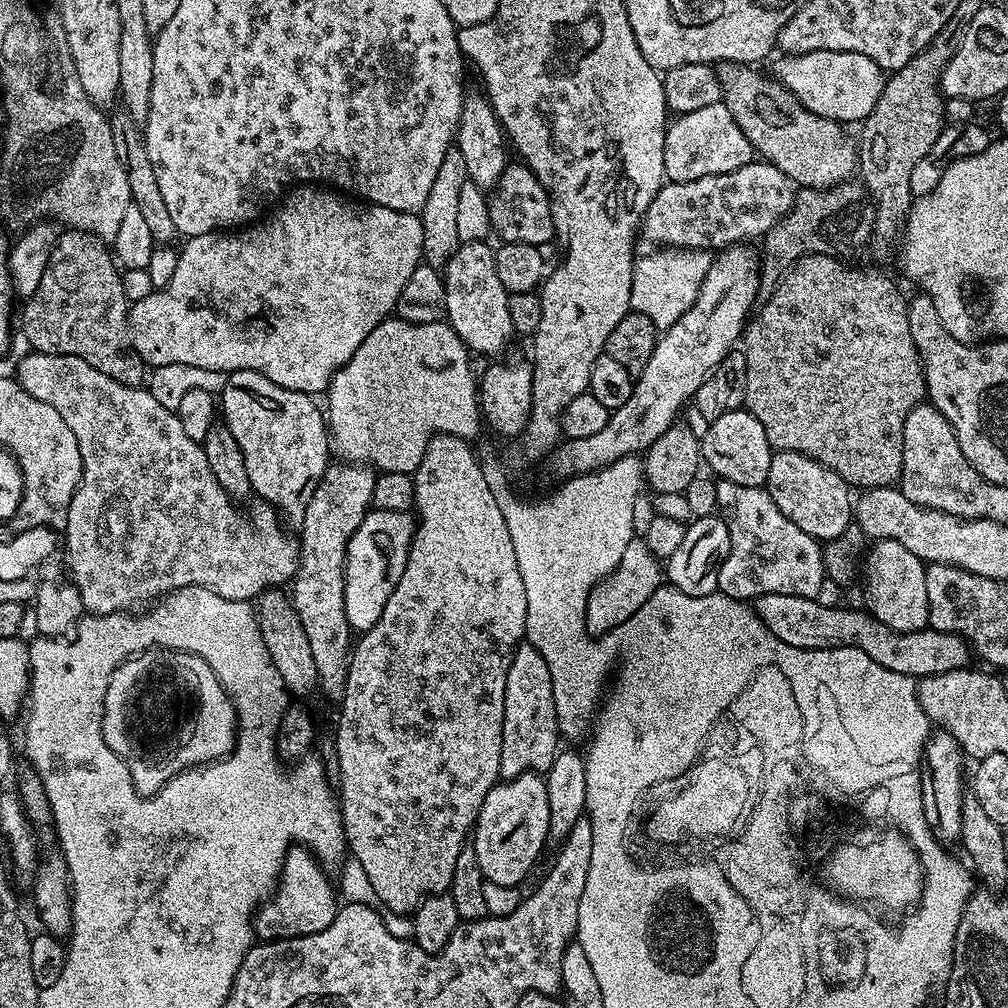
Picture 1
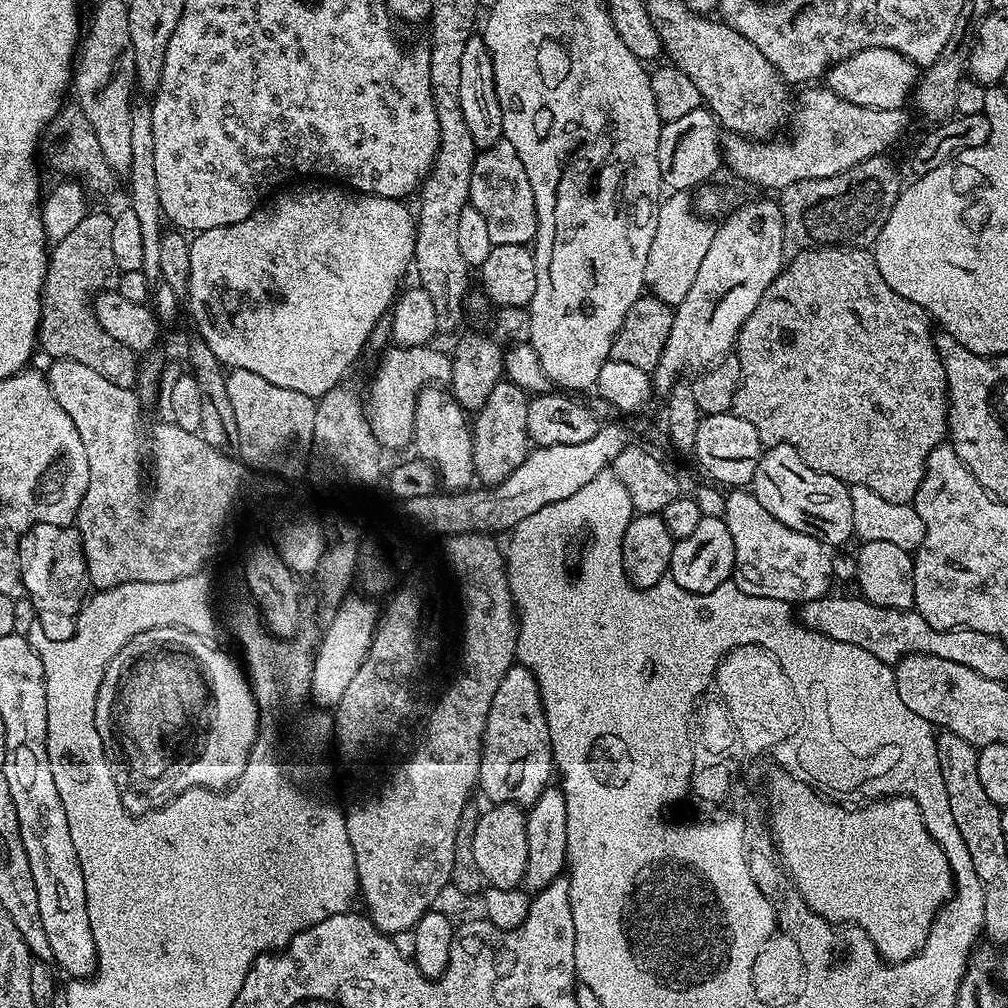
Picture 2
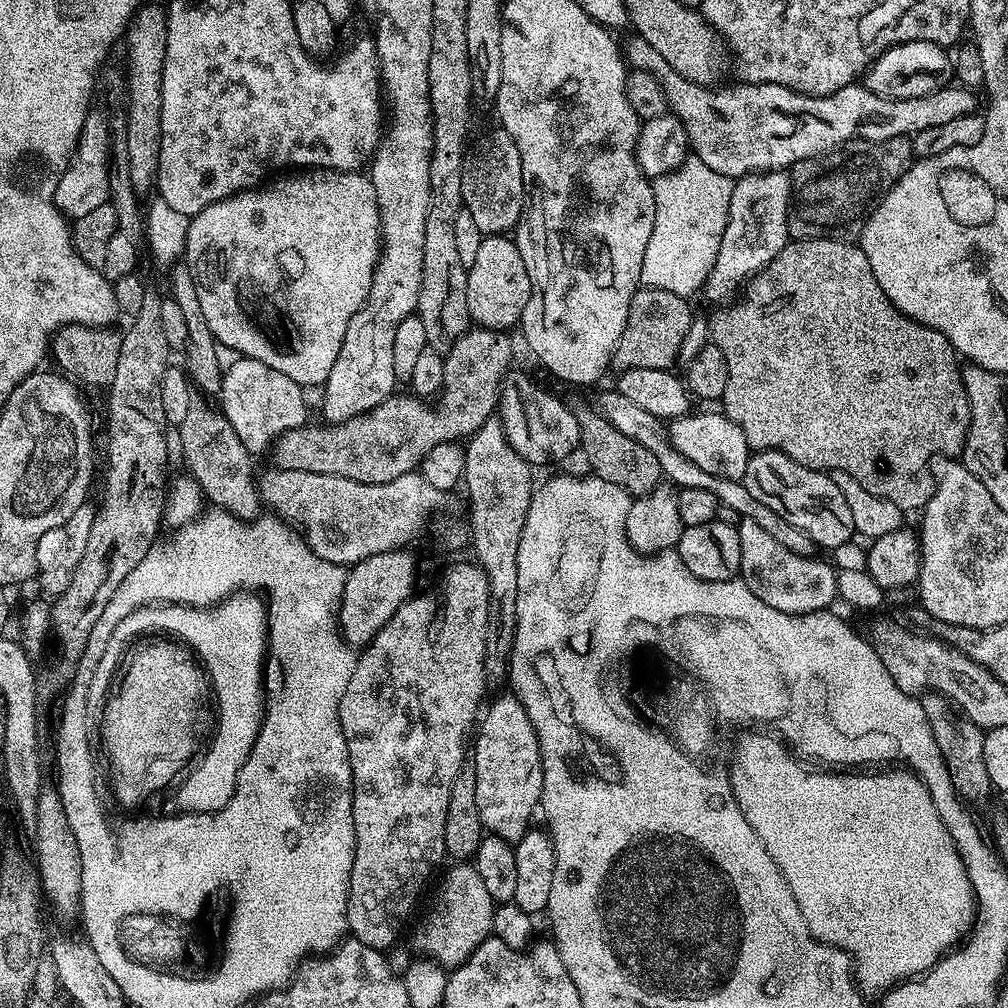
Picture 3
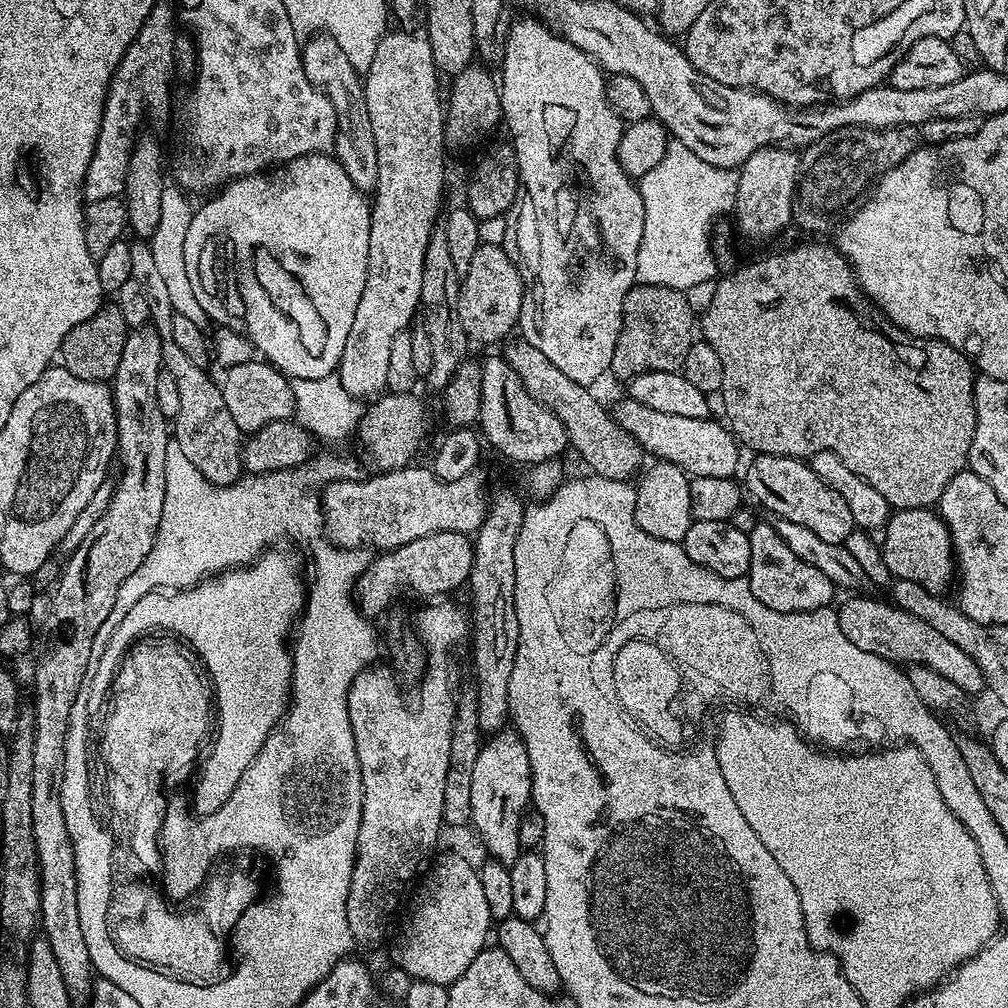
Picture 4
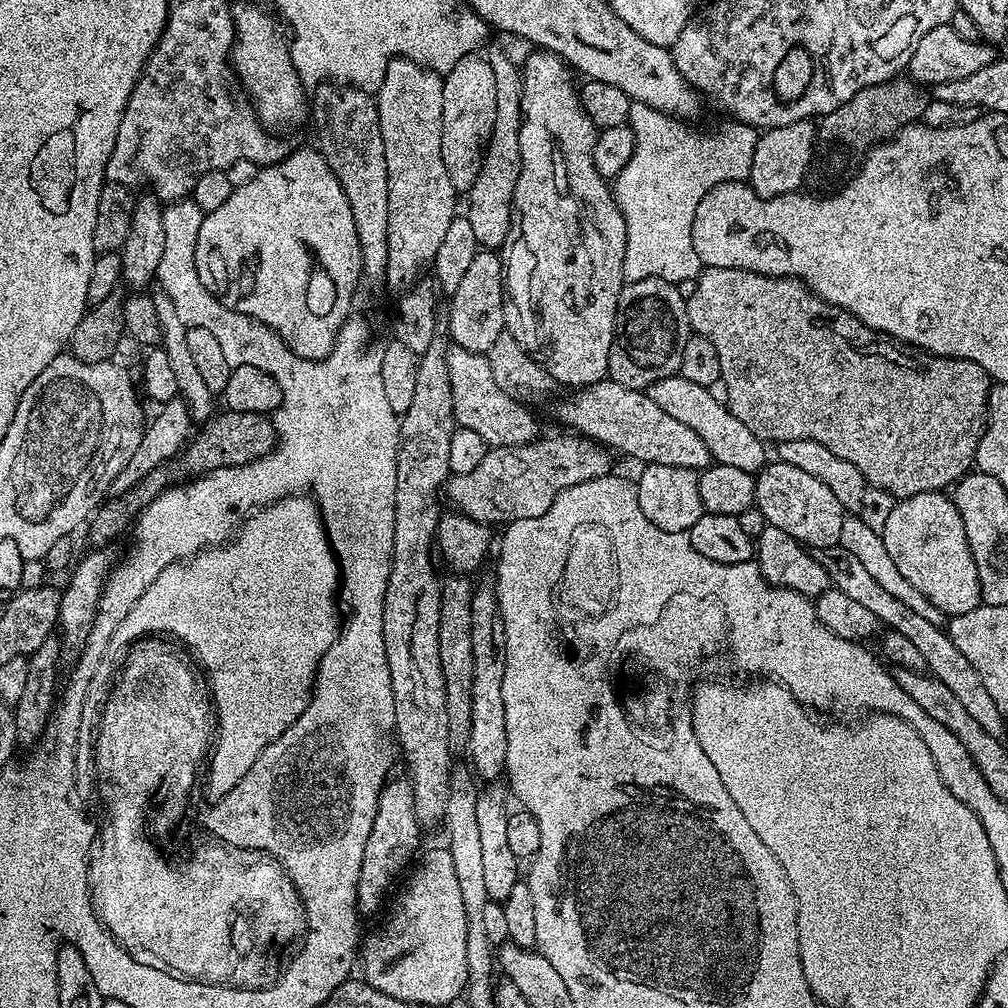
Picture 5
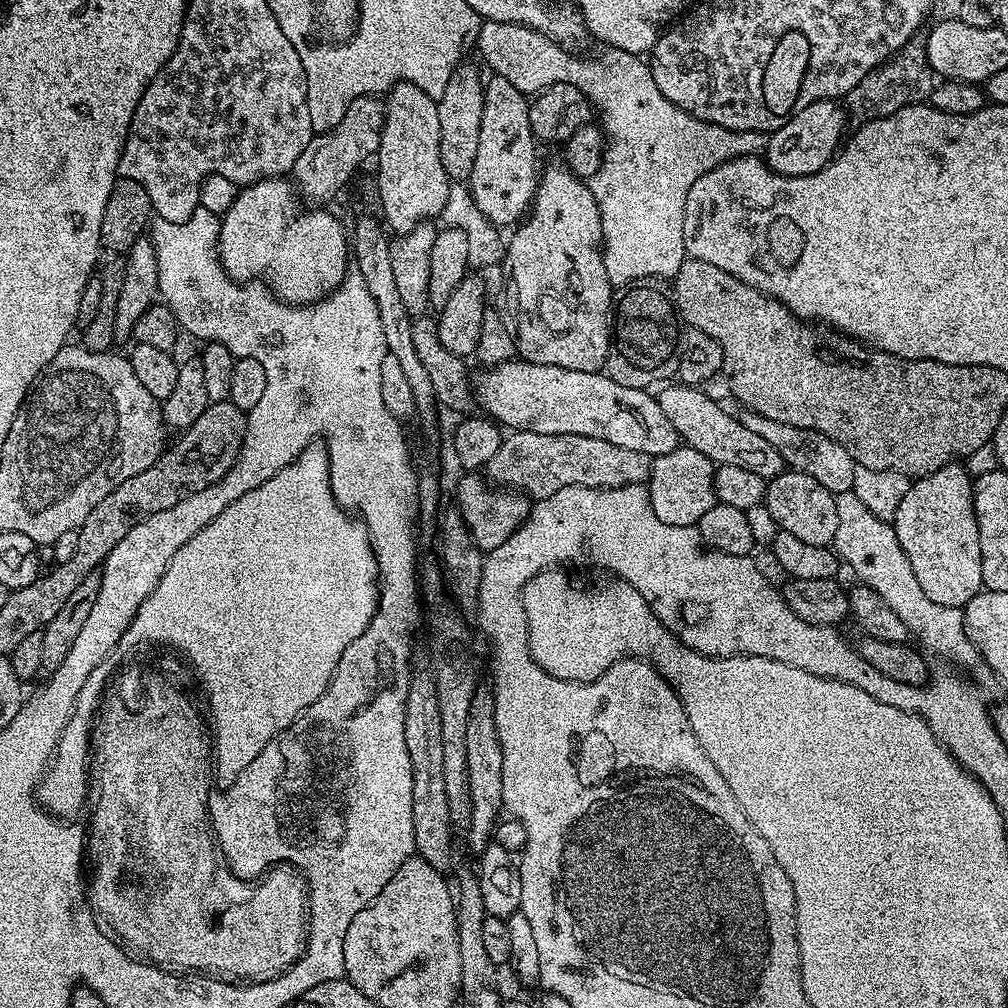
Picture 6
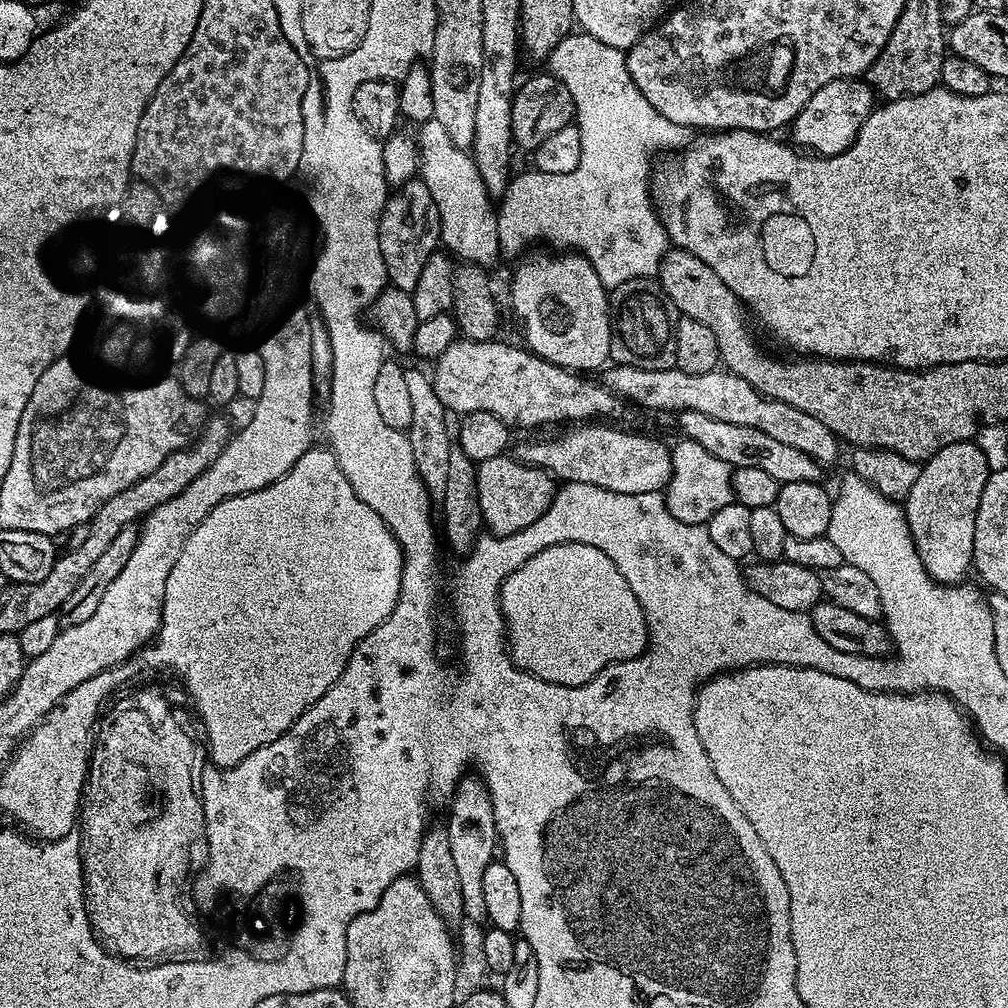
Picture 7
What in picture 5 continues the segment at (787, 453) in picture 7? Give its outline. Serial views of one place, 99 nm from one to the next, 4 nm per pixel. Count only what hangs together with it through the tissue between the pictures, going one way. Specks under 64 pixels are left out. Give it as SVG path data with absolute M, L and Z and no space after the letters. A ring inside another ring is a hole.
M677 374L654 382L646 391L654 406L659 406L665 414L670 414L670 418L690 426L690 430L694 430L694 434L698 434L698 438L706 442L706 450L715 463L735 466L737 470L753 474L764 467L765 441L758 439L750 426L738 422L727 403L721 397L719 400L712 388L703 388L698 386L698 382L690 382L690 378Z

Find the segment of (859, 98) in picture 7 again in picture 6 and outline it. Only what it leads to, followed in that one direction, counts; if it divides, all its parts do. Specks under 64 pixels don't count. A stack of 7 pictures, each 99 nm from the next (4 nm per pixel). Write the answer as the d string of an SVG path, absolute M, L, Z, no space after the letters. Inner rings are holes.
M819 100L810 102L806 110L798 110L786 126L782 126L777 132L768 136L766 149L766 163L783 176L805 176L822 170L828 161L837 155L844 136L844 120L846 112L839 108L836 100ZM844 136L844 137L843 137ZM841 139L841 140L840 140Z

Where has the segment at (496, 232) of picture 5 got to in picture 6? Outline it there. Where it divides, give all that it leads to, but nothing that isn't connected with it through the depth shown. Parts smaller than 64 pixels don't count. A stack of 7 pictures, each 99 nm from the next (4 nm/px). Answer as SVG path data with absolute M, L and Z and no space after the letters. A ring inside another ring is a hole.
M491 75L485 83L484 104L476 160L468 187L480 212L498 228L515 225L531 207L539 184L538 142L530 126L531 103L511 82Z

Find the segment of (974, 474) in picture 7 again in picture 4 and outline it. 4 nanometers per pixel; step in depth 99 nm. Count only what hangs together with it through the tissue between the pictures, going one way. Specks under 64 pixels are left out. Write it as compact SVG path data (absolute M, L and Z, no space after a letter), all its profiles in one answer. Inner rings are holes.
M901 508L889 515L888 523L882 529L882 551L884 553L884 565L895 579L910 579L918 582L925 590L932 593L943 593L943 588L954 580L954 553L952 551L952 535L948 533L944 519L939 511L932 508Z

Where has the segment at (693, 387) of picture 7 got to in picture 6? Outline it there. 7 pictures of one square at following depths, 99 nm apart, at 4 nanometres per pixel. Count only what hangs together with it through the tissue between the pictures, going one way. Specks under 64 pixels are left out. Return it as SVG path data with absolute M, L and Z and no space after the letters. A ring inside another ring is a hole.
M747 410L741 411L739 418L746 426L746 430L754 430L754 434L766 438L766 442L770 442L770 446L774 446L774 450L782 454L785 465L791 471L810 474L810 478L822 482L822 486L826 486L826 490L830 490L833 494L852 491L854 470L857 466L854 458L850 458L850 454L846 454L842 446L826 438L826 434L818 430L790 426L786 422L774 422L770 418L762 418L762 414Z

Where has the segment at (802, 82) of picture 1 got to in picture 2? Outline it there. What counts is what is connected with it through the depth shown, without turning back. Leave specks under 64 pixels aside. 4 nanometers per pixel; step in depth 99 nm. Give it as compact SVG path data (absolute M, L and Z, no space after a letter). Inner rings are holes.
M867 48L855 52L850 58L833 64L826 73L827 87L835 96L840 96L846 102L854 102L854 106L878 110L904 108L913 95L917 79L917 65L894 48Z

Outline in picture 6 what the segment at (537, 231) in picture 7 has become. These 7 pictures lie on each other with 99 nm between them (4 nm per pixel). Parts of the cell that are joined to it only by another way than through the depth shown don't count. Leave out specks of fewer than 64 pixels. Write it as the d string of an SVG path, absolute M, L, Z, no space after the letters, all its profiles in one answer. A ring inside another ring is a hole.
M485 20L481 23L480 33L476 39L475 47L480 48L480 56L489 64L491 71L495 75L506 78L507 81L515 87L515 89L532 94L537 91L536 80L544 80L543 82L551 82L553 84L569 84L575 88L580 88L582 94L586 94L592 101L595 111L598 113L599 123L602 125L602 131L606 137L606 147L604 149L604 161L598 171L590 177L590 187L592 193L596 195L596 199L600 201L600 215L604 218L604 265L606 266L606 274L610 278L610 282L614 286L627 286L638 280L651 280L653 278L674 278L678 274L678 270L682 266L682 262L686 258L684 250L684 215L686 214L686 198L691 194L692 189L701 183L700 175L703 172L708 174L715 173L719 164L724 164L727 160L737 160L739 156L754 156L763 153L768 147L768 136L762 132L754 130L742 130L735 132L734 130L726 130L726 126L718 126L711 124L705 120L694 118L686 110L682 110L678 106L674 106L670 102L670 98L666 98L666 94L662 94L662 90L658 90L658 86L652 77L651 67L647 63L644 64L639 55L631 52L616 52L608 54L605 60L587 60L584 56L575 56L575 51L569 50L565 45L560 44L557 40L552 40L548 36L543 36L541 32L535 32L532 28L527 28L521 24L511 24L510 22L494 22L493 20Z

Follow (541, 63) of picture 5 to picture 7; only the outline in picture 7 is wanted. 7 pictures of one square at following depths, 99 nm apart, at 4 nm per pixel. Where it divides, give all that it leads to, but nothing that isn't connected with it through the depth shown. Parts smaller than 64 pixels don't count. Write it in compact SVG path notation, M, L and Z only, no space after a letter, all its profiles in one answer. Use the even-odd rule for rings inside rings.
M552 254L556 256L532 256L529 260L521 259L520 265L516 268L516 273L512 276L512 308L516 311L516 316L520 319L520 324L524 327L523 343L527 345L531 351L535 352L543 360L549 360L554 366L559 368L567 368L570 372L577 374L592 374L592 371L603 369L610 360L610 342L612 341L612 317L610 315L610 296L606 291L604 284L598 278L598 274L594 270L594 266L590 266L590 262L585 256L579 254Z

